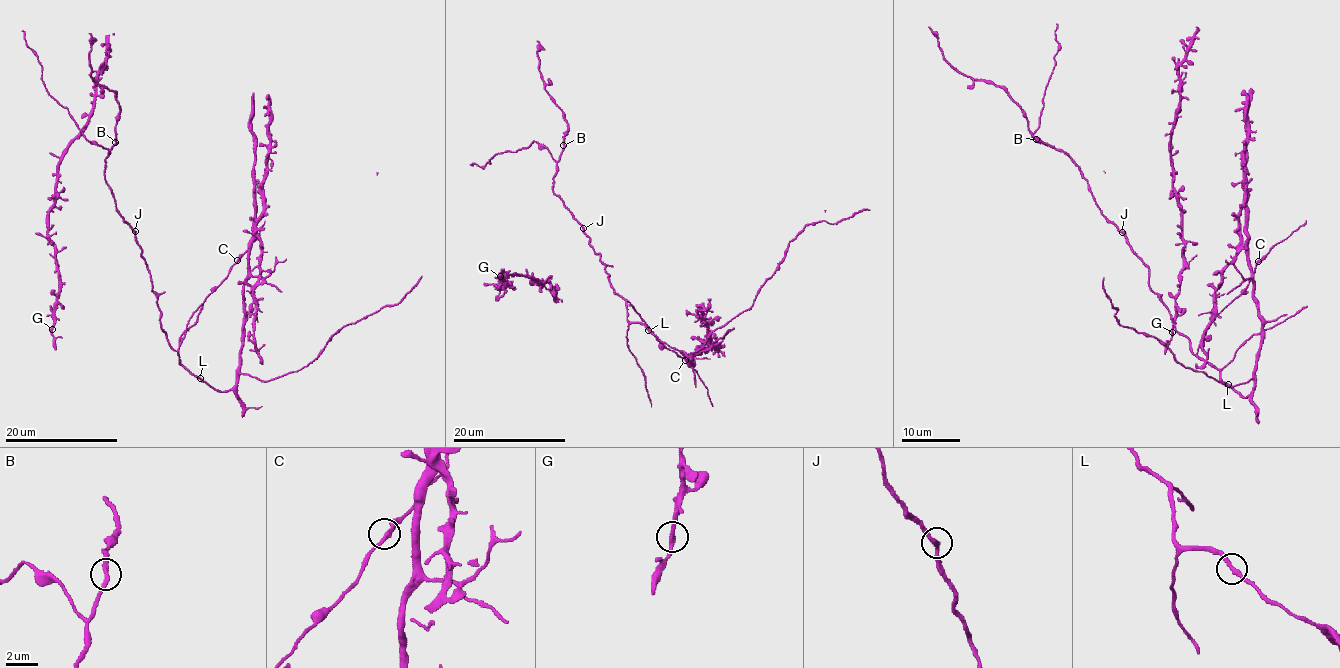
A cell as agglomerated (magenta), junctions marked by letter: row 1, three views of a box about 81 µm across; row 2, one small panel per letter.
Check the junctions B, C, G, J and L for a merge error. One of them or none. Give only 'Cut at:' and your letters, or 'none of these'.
Cut at: none of these

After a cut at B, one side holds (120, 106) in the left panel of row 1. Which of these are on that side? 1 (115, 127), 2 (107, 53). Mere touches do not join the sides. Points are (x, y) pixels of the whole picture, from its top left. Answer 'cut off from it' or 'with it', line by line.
1: with it
2: cut off from it

